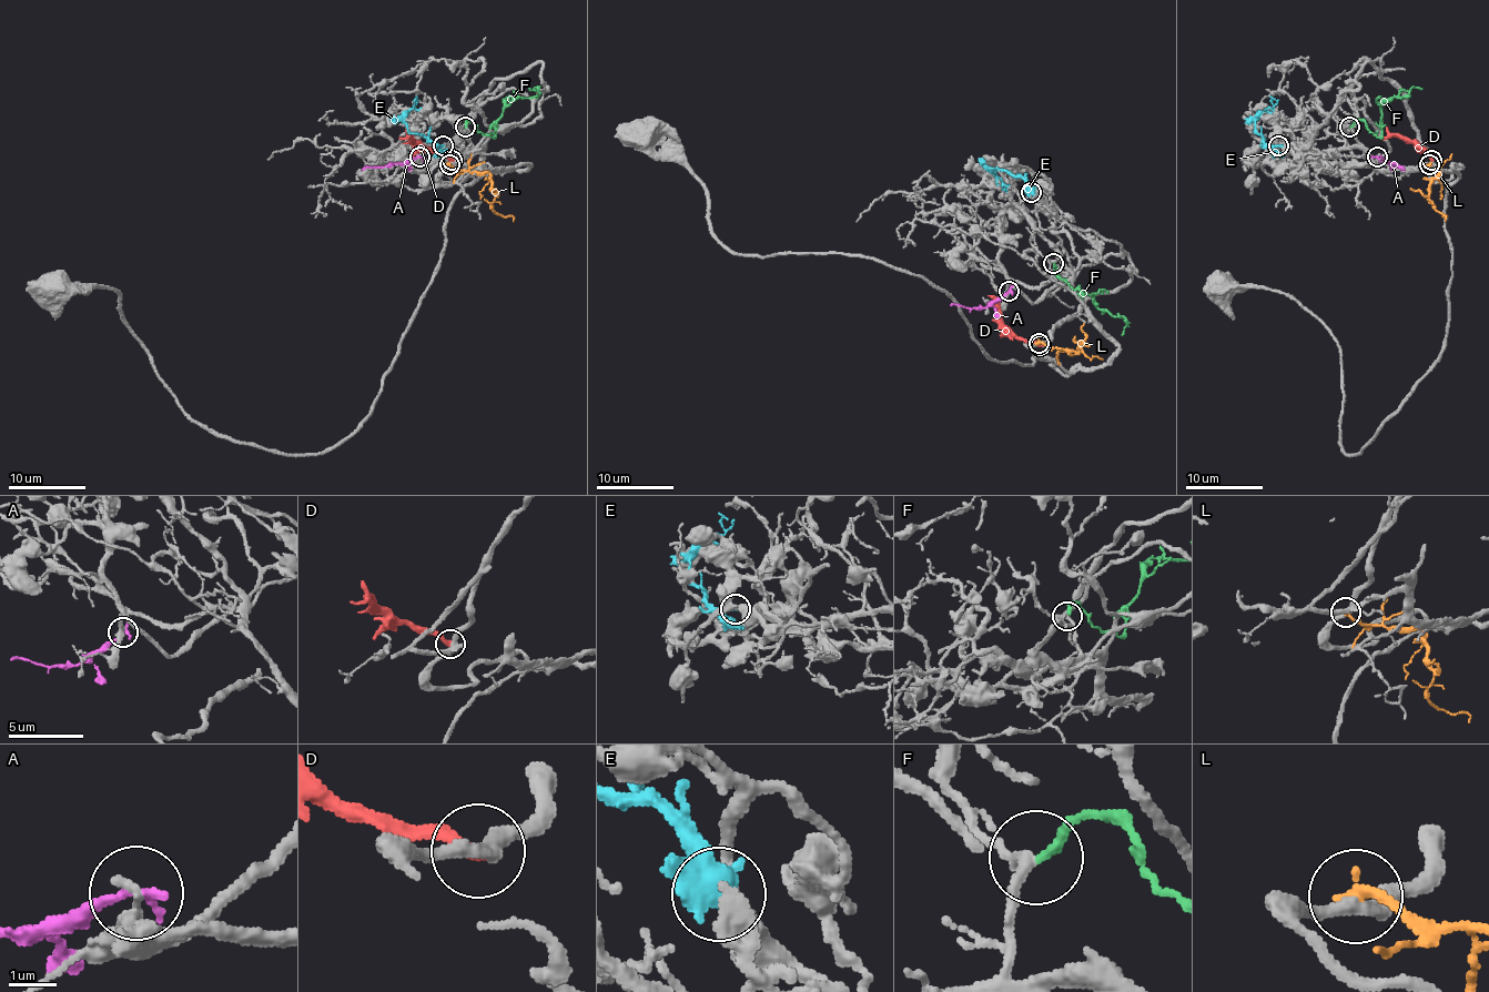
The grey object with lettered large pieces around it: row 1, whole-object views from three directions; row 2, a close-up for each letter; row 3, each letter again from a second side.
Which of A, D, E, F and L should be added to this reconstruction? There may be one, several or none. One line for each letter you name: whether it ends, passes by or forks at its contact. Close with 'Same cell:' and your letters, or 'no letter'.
F: it ends there
Same cell: F

